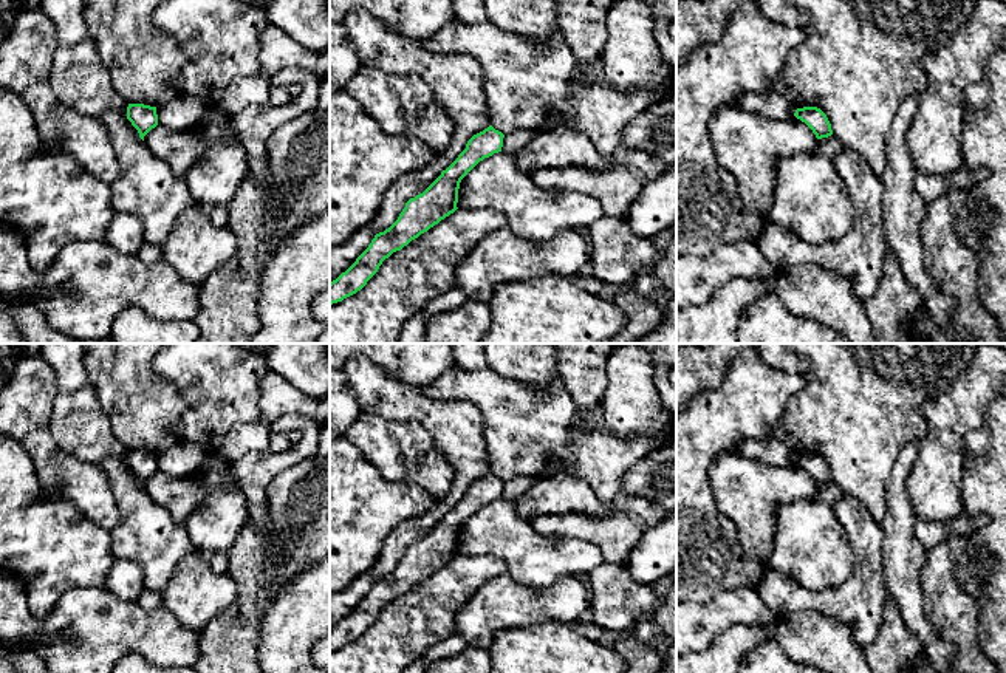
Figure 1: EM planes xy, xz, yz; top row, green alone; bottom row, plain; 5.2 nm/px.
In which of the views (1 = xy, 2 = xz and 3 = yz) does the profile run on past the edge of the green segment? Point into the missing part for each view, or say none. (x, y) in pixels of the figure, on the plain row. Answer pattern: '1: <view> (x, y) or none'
1: none
2: none
3: none

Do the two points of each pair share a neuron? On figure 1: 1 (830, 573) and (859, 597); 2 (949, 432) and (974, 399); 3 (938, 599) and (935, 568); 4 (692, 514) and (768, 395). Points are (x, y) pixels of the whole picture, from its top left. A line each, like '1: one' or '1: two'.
1: two
2: one
3: one
4: one

